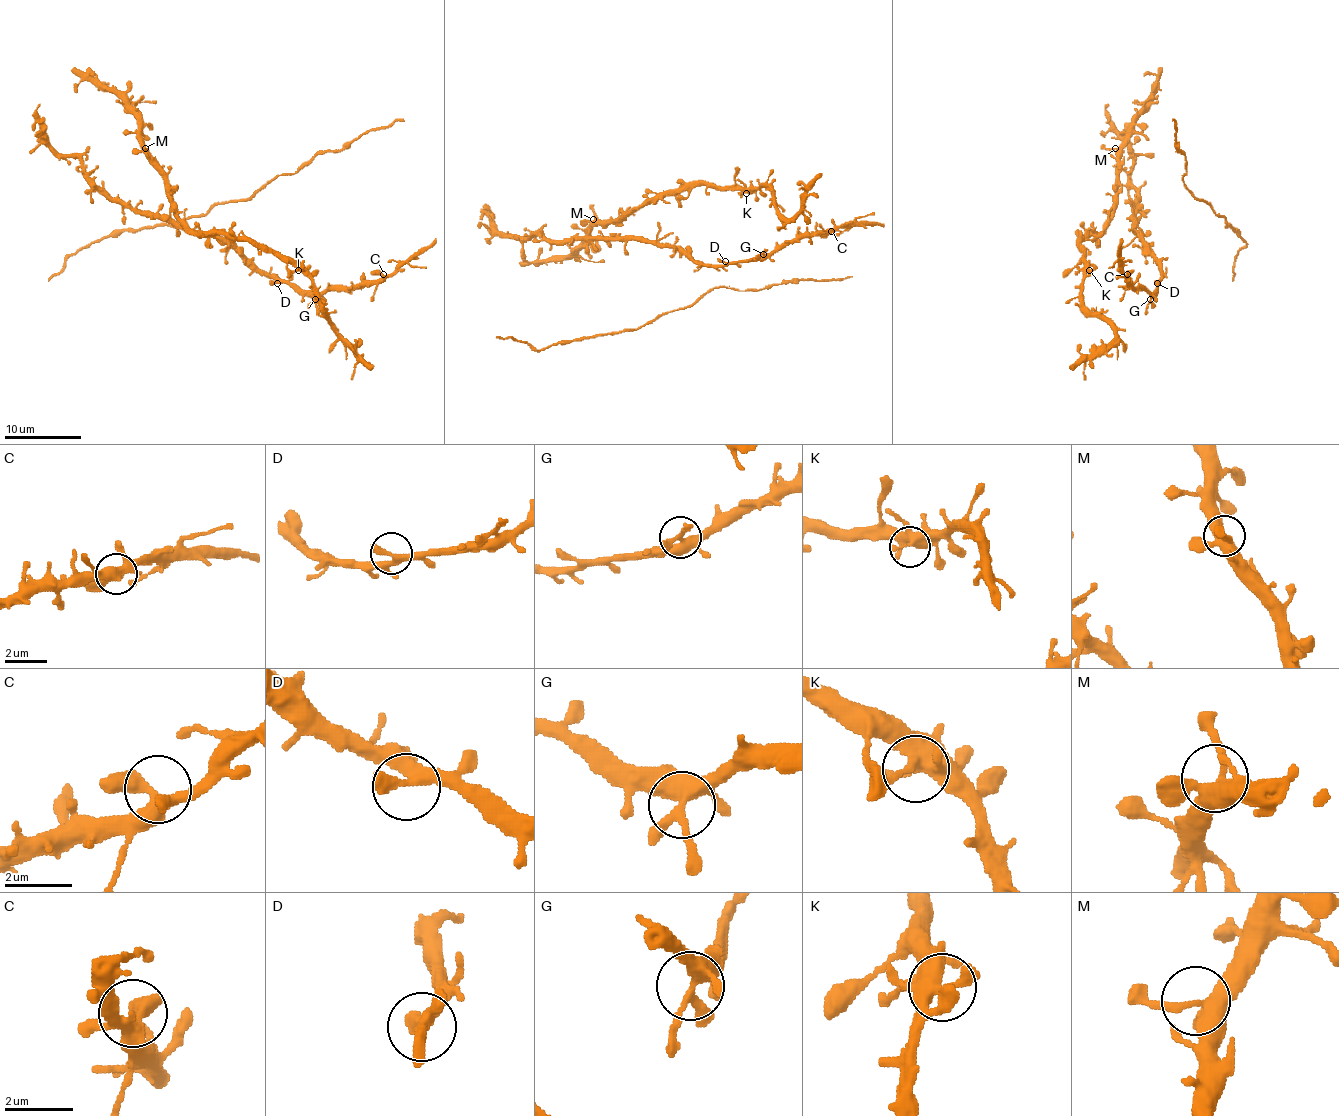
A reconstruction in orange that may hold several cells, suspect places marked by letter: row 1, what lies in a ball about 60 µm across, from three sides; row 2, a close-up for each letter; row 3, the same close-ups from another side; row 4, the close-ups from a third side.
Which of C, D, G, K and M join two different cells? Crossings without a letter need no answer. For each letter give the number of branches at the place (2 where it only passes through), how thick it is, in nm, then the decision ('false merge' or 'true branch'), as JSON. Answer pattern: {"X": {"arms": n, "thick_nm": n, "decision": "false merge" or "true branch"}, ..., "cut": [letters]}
{"C": {"arms": 5, "thick_nm": 400, "decision": "true branch"}, "D": {"arms": 2, "thick_nm": 360, "decision": "true branch"}, "G": {"arms": 5, "thick_nm": 360, "decision": "true branch"}, "K": {"arms": 5, "thick_nm": 360, "decision": "true branch"}, "M": {"arms": 4, "thick_nm": 380, "decision": "true branch"}, "cut": []}

